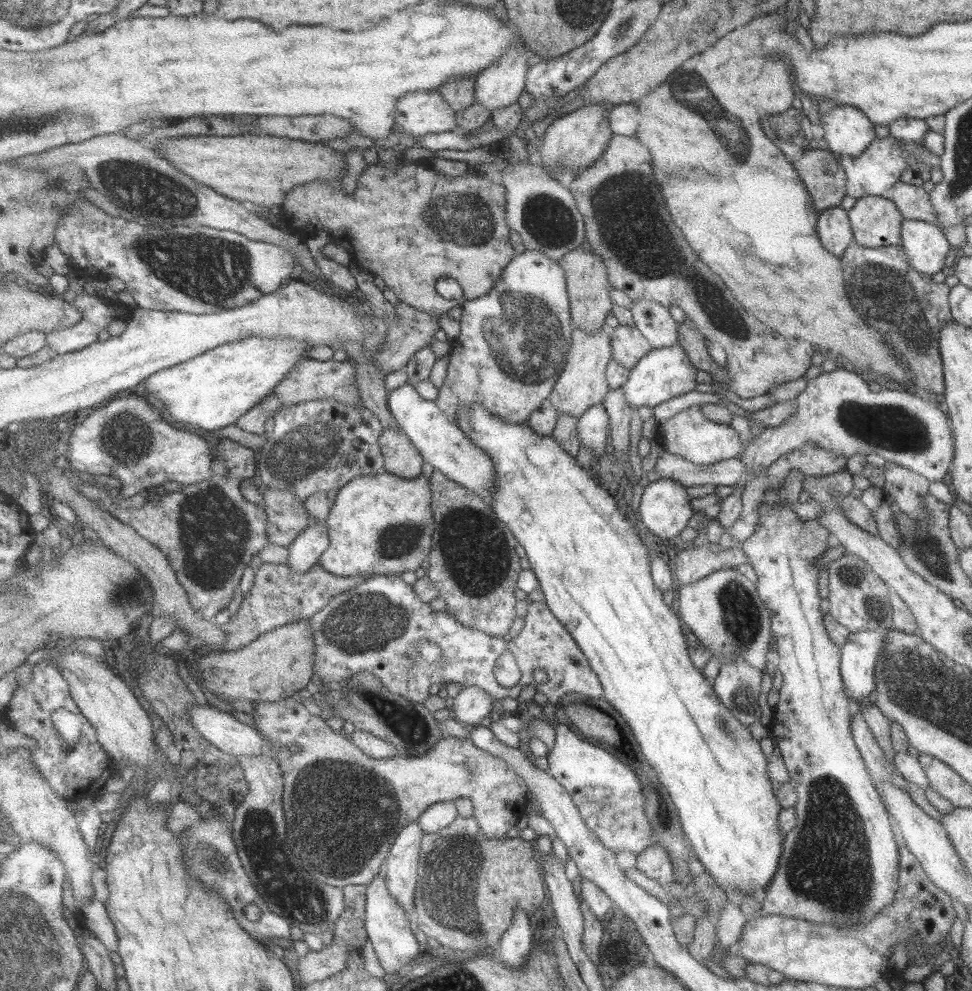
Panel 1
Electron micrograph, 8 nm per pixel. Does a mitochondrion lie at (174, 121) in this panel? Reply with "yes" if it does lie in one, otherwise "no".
no

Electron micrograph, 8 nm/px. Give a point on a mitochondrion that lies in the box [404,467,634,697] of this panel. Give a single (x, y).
(475, 552)

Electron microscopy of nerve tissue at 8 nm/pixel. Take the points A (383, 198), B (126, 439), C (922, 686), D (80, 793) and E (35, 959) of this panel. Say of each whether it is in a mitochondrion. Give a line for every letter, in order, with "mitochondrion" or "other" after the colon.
A: other
B: mitochondrion
C: mitochondrion
D: other
E: mitochondrion

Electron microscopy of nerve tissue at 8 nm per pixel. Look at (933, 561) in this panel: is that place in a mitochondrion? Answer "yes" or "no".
yes

